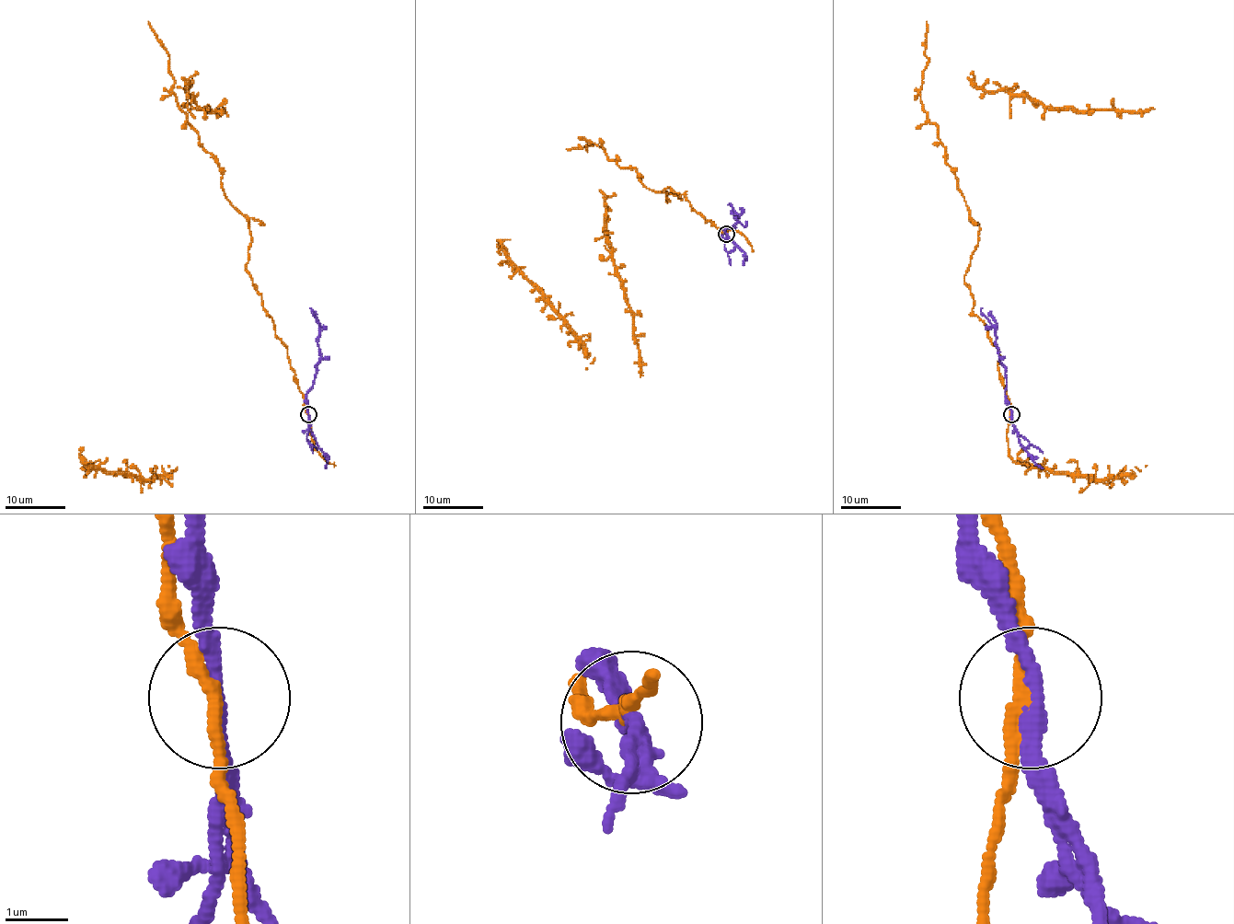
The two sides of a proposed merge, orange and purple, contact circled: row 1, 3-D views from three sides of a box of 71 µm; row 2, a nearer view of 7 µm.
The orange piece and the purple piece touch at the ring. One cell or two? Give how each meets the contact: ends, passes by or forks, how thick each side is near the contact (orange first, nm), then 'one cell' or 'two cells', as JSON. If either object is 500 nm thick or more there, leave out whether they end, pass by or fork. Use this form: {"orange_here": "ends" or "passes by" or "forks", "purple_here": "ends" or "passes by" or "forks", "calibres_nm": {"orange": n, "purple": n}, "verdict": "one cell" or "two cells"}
{"orange_here": "passes by", "purple_here": "passes by", "calibres_nm": {"orange": 200, "purple": 240}, "verdict": "two cells"}

